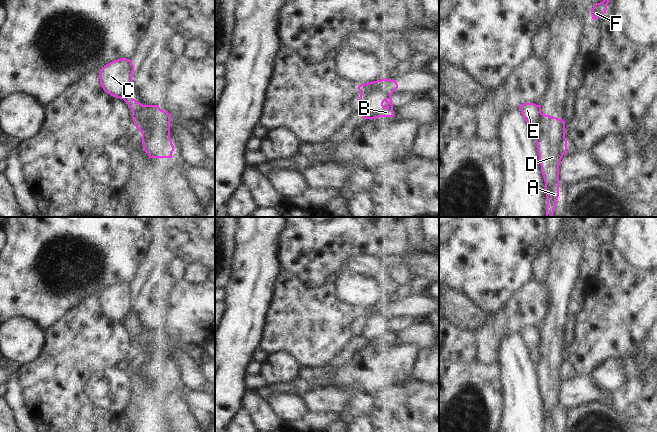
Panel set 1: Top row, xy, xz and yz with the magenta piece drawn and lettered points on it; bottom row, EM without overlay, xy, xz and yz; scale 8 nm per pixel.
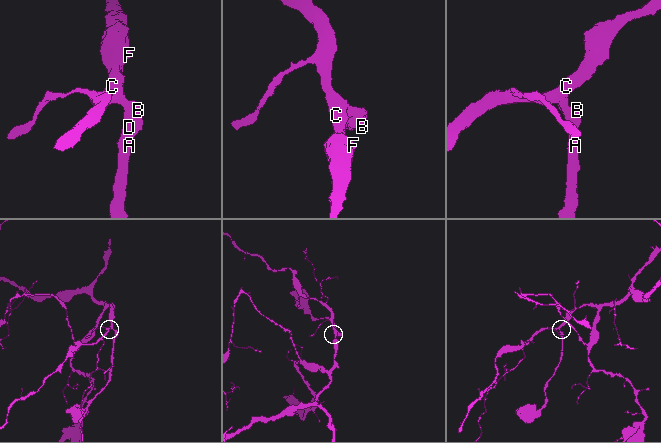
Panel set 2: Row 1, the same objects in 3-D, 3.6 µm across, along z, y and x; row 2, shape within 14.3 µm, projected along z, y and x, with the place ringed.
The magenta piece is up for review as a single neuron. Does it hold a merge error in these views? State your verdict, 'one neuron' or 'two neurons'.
two neurons

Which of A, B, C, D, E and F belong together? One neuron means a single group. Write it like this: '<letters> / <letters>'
A B D / C E F

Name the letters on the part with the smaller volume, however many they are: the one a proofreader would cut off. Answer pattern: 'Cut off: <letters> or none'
Cut off: A, B, D.

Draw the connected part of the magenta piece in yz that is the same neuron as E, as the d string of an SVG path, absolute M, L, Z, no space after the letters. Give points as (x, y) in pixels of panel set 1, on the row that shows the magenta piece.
M523 103L519 106L519 109L527 124L532 129L535 129L542 114L541 105L536 105L534 103Z

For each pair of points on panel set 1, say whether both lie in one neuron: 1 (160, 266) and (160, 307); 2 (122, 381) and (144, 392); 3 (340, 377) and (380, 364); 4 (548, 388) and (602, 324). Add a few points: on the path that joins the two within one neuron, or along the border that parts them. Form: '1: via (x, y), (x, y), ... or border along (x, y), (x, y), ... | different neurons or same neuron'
1: via (160, 276), (160, 297) | same neuron
2: border along (128, 371), (131, 396), (125, 408) | different neurons
3: via (350, 377), (362, 377), (370, 370) | same neuron
4: border along (567, 341), (565, 344), (565, 363), (568, 373) | different neurons

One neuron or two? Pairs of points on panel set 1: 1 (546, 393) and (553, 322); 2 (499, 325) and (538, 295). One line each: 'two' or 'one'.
1: one
2: one

